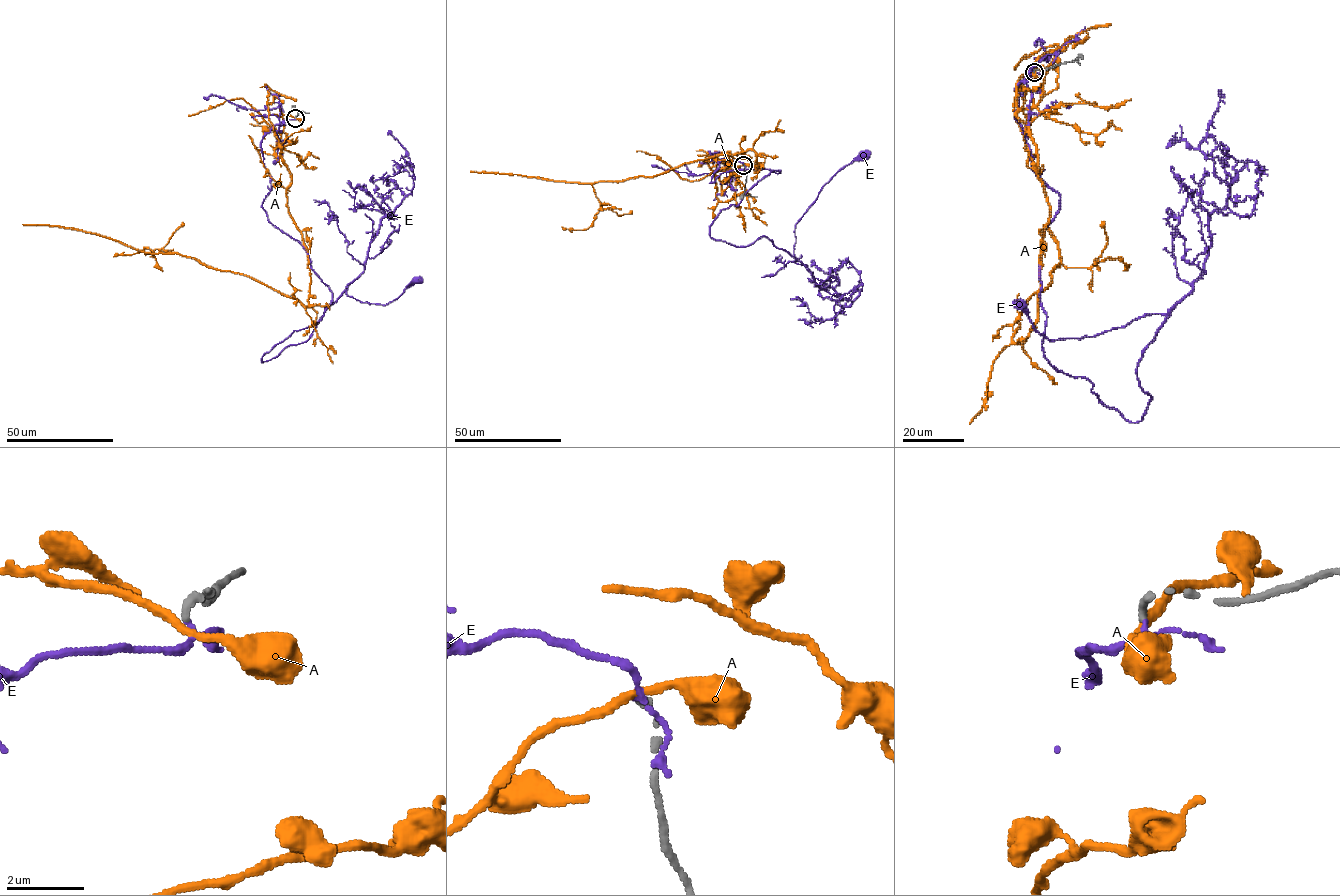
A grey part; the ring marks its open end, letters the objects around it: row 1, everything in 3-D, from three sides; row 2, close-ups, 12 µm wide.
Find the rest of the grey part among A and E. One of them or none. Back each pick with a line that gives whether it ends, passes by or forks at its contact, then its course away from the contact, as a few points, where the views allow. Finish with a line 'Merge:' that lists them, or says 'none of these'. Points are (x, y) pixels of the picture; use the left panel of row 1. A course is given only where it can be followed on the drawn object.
E: it passes by; it runs (295, 118), (263, 137), (262, 207), (331, 303), (261, 362), (305, 341), (346, 286), (384, 305), (415, 281)
Merge: E

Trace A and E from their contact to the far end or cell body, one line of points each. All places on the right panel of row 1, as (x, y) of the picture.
A: (1033, 72), (1056, 61), (1029, 124), (1049, 219), (1037, 321), (1017, 343), (1060, 263), (1043, 224)
E: (1034, 72), (1015, 119), (1059, 200), (1043, 356), (1142, 419), (1137, 363), (1168, 314), (1052, 340), (1020, 306)

